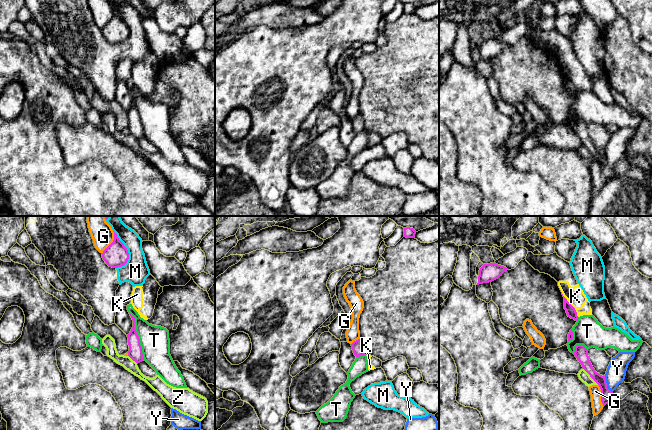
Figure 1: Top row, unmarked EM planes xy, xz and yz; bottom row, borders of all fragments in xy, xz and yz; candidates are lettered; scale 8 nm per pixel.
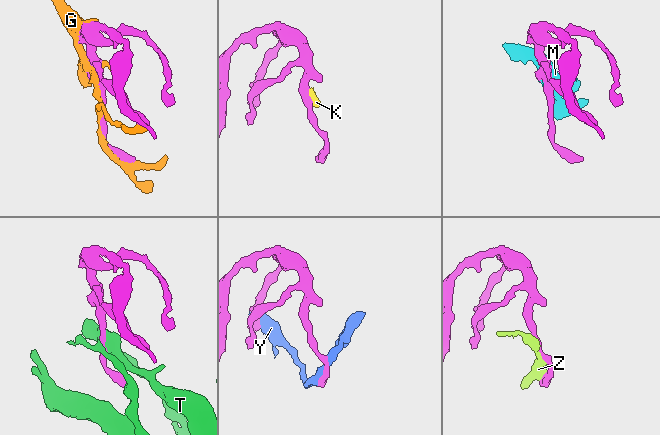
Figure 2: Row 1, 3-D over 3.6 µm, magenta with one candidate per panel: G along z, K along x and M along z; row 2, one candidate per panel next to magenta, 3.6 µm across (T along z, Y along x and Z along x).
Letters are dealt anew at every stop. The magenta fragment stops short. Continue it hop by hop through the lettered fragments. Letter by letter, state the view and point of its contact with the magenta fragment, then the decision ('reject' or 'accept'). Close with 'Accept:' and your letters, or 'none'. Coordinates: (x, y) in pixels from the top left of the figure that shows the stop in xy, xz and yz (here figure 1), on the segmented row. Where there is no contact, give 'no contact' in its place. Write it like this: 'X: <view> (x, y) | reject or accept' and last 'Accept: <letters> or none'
G: xy (112, 242) | reject
K: yz (571, 305) | reject
M: xy (127, 251) | reject
T: xy (138, 336) | reject
Y: yz (606, 384) | reject
Z: yz (590, 376) | reject
Accept: none

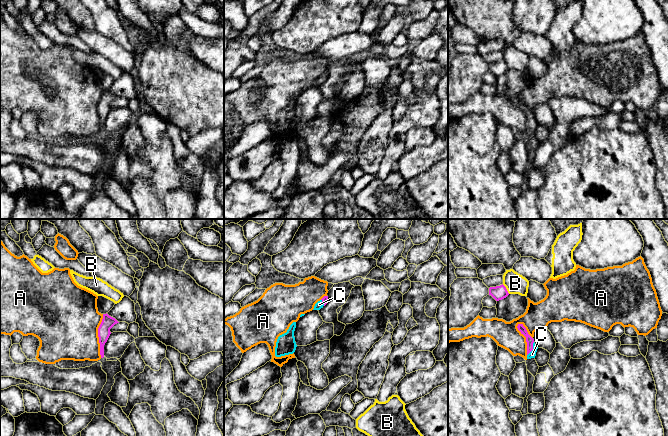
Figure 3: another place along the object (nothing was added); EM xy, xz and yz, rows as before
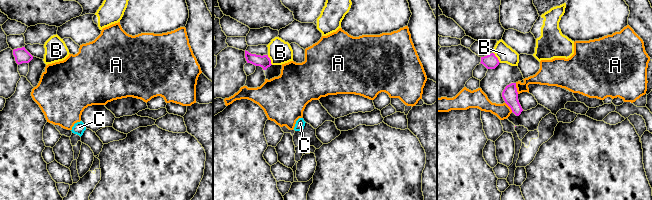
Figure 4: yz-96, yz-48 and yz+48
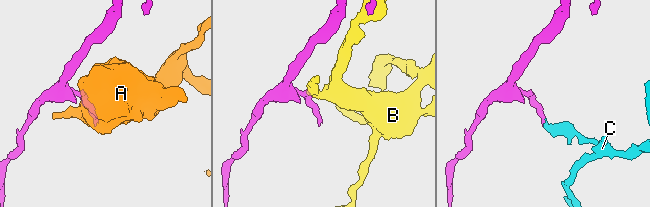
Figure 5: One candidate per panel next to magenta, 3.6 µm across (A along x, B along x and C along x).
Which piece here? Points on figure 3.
A: yz (526, 339) | reject
B: yz (506, 289) | reject
C: yz (532, 349) | accept
Accept: C

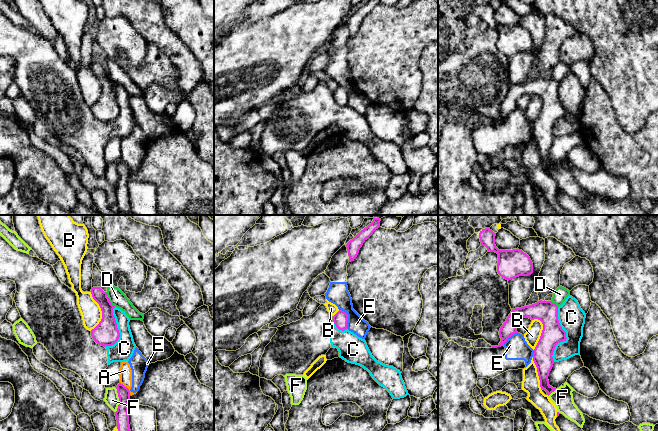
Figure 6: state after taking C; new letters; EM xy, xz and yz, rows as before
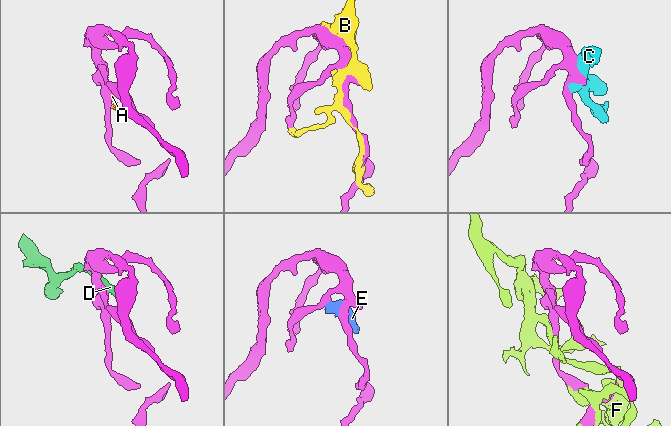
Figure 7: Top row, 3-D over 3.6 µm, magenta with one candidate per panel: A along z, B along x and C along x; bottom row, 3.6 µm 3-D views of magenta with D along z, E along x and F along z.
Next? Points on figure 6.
A: xy (127, 388) | reject
B: xy (101, 310) | reject
C: yz (565, 336) | reject
D: xy (110, 302) | reject
E: xz (347, 317) | reject
F: xy (119, 400) | reject
Accept: none

